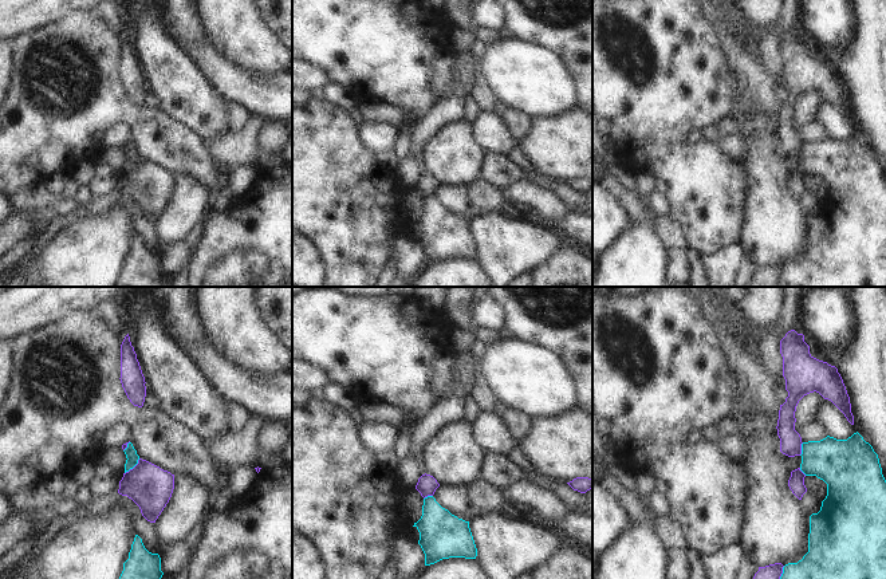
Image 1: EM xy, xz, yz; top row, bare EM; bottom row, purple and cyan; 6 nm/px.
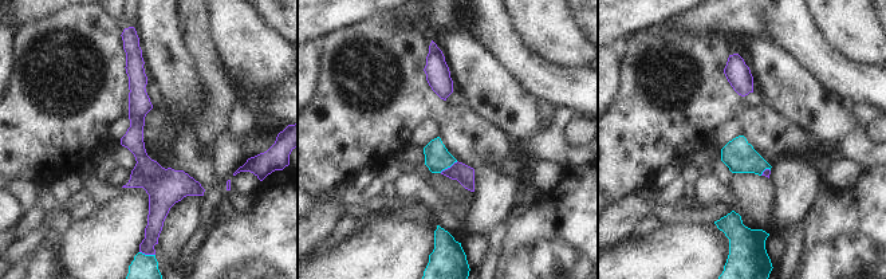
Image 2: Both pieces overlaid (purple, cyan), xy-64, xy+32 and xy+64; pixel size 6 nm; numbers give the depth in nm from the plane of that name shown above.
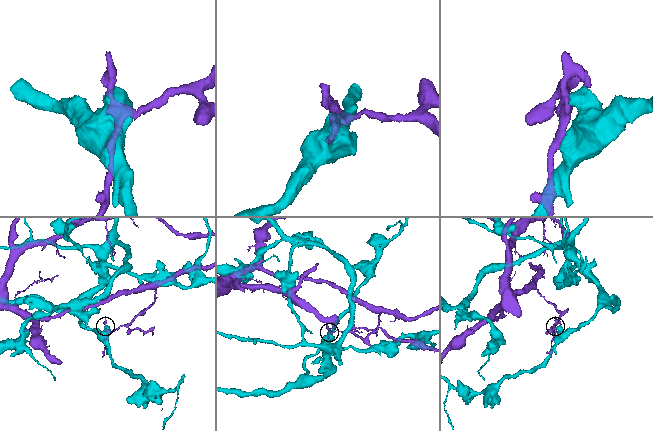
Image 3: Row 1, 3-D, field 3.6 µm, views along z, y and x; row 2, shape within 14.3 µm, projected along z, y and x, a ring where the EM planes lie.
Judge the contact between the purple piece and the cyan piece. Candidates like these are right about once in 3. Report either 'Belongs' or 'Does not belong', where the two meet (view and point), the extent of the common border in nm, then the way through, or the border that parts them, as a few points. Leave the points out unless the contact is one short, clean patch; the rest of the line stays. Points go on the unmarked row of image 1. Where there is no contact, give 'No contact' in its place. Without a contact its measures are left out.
Does not belong. Touches purple at xy (134, 166). Shared border 130 nm.

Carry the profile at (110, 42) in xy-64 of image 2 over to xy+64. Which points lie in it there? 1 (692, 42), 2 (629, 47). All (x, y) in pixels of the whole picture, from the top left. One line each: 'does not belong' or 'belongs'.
1: belongs
2: belongs

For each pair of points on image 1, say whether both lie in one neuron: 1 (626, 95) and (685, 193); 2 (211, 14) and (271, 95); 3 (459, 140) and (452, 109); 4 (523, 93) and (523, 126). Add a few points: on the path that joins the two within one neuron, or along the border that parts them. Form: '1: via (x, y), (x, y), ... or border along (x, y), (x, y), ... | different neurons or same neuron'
1: via (650, 119), (658, 127), (664, 144), (682, 169) | same neuron
2: border along (225, 62), (259, 75), (278, 74) | different neurons
3: border along (463, 118), (447, 122), (428, 140) | different neurons
4: border along (497, 101), (531, 119) | different neurons

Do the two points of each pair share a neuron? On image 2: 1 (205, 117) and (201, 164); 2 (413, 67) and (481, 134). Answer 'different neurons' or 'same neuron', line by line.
1: different neurons
2: same neuron

